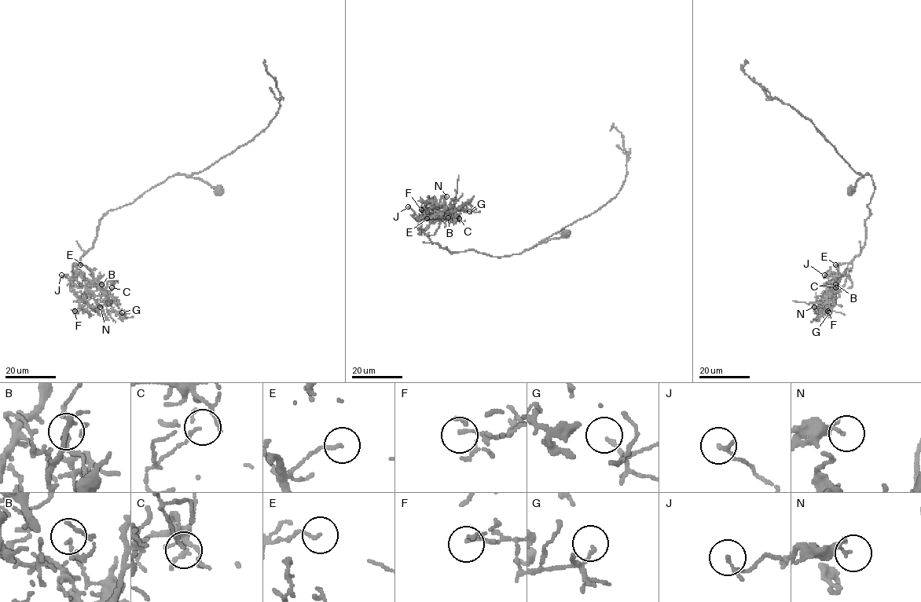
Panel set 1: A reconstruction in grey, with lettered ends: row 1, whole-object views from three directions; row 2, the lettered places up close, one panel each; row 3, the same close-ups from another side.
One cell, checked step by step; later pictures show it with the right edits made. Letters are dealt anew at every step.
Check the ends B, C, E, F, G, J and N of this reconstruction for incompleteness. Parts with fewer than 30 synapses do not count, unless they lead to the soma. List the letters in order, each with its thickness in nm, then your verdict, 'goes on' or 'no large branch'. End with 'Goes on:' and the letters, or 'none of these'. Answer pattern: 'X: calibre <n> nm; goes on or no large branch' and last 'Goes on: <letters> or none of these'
B: calibre 130 nm; no large branch
C: calibre 70 nm; no large branch
E: calibre 110 nm; no large branch
F: calibre 80 nm; no large branch
G: calibre 140 nm; no large branch
J: calibre 100 nm; no large branch
N: calibre 220 nm; no large branch
Goes on: none of these

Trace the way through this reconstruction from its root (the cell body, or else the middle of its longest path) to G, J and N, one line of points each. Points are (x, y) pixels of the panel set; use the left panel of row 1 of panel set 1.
G: (219, 191), (174, 174), (100, 220), (97, 238), (80, 262), (107, 303), (122, 312)
J: (219, 191), (189, 176), (169, 176), (109, 210), (73, 277), (61, 275)
N: (219, 191), (174, 174), (109, 210), (76, 263), (81, 274), (71, 281), (78, 301), (100, 307)

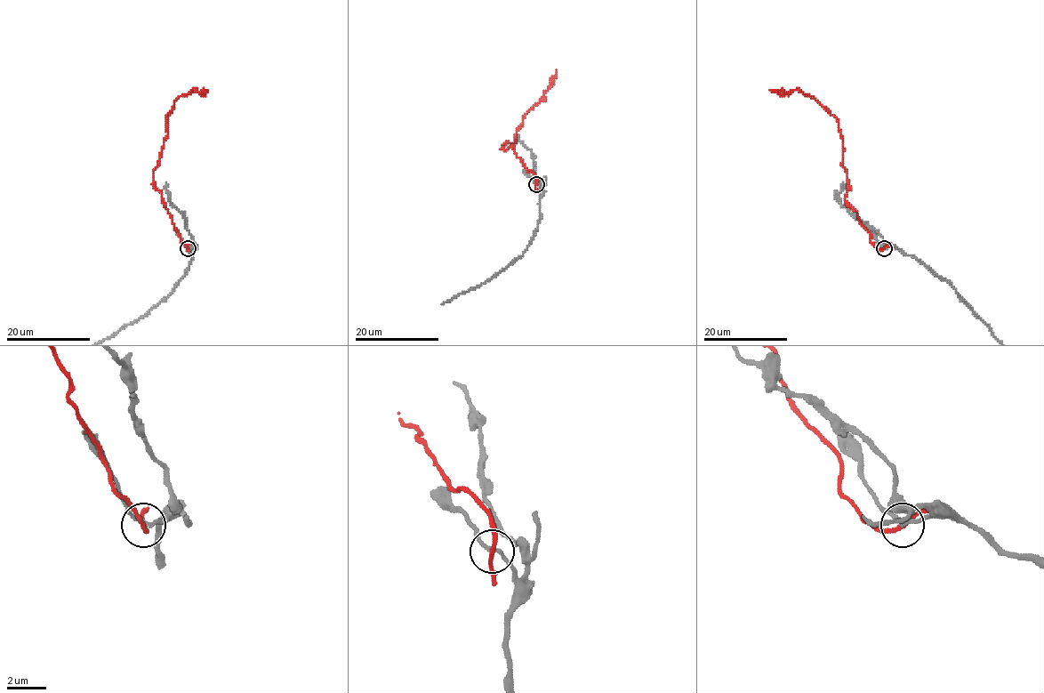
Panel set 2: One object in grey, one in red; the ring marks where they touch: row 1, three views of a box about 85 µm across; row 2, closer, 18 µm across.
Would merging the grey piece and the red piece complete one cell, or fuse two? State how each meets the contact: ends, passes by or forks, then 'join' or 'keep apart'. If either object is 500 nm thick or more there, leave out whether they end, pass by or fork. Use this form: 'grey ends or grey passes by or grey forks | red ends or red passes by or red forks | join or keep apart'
grey passes by | red passes by | keep apart

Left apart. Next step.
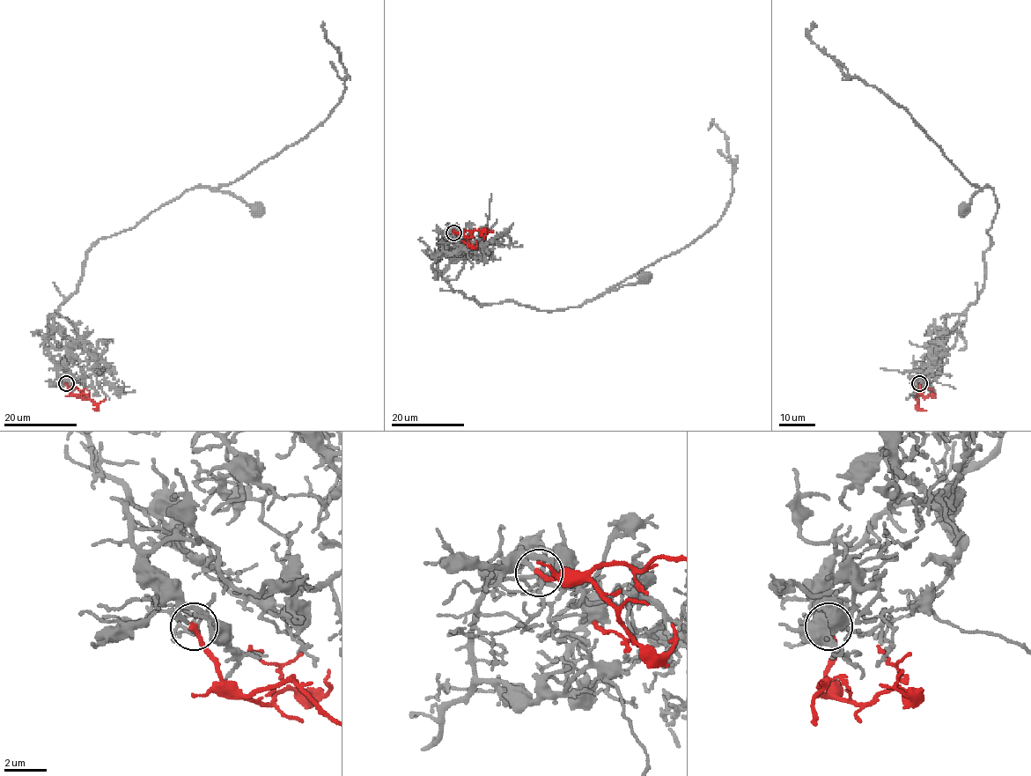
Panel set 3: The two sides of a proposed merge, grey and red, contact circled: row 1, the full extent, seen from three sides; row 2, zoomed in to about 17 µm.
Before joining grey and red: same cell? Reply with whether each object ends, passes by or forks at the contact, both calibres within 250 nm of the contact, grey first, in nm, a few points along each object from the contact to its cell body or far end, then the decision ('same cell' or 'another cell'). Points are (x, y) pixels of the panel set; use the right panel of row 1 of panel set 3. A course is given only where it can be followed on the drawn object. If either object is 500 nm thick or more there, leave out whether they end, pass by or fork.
grey forks; red ends; calibres 140 and 240 nm; course grey (919, 383), (916, 376), (955, 342), (960, 315), (983, 288), (997, 210), (993, 188), (984, 187), (963, 210); course red (919, 383), (916, 405), (925, 410); same cell

